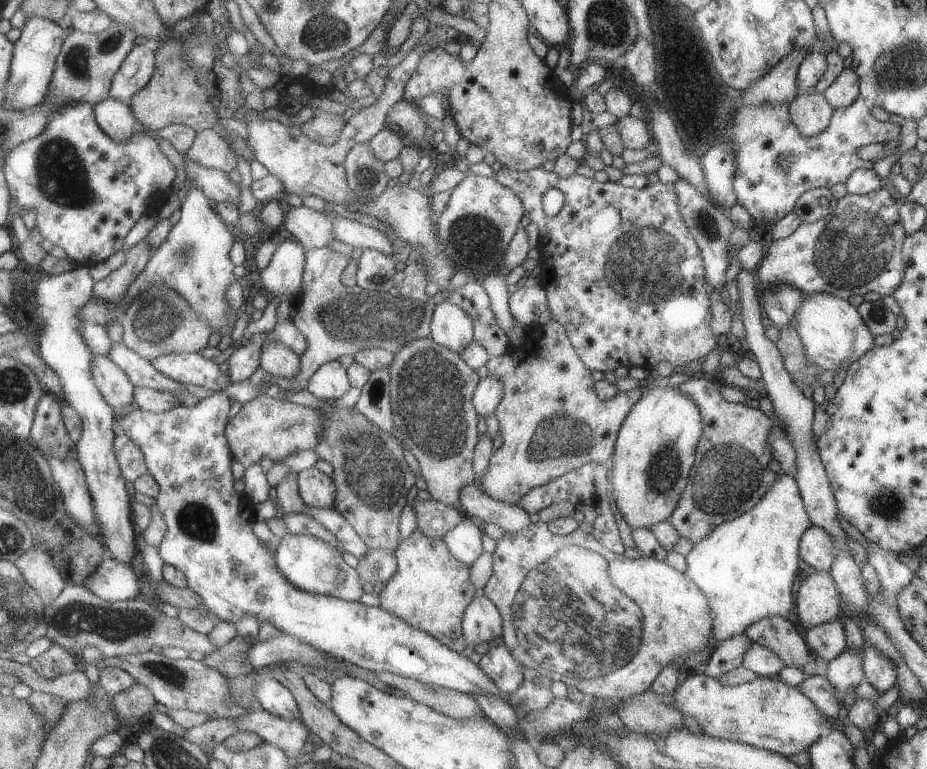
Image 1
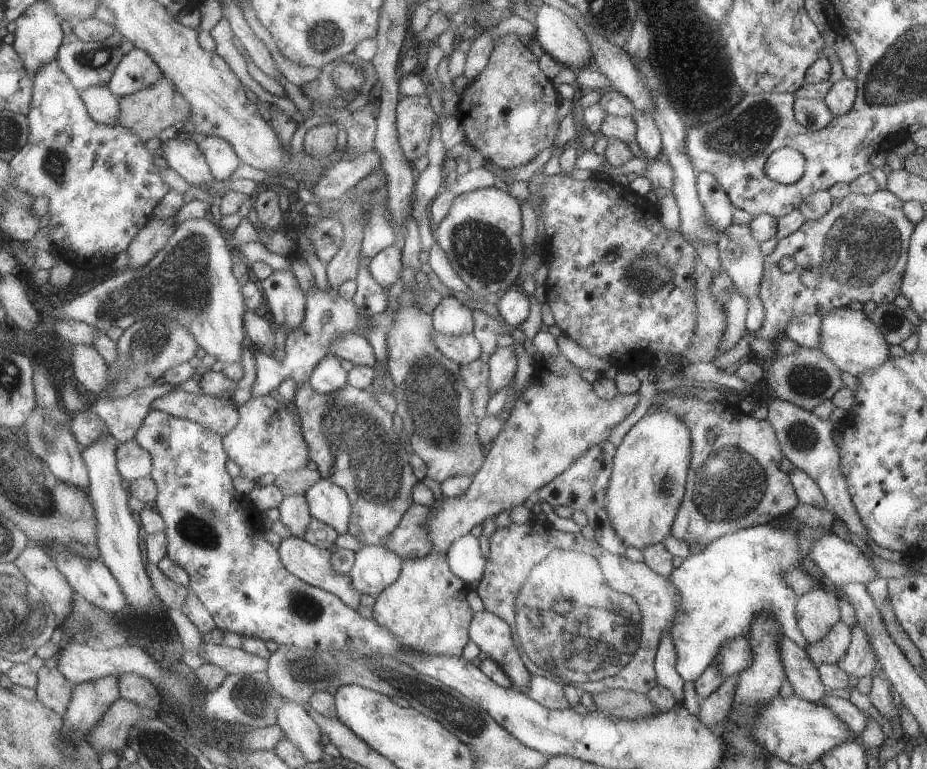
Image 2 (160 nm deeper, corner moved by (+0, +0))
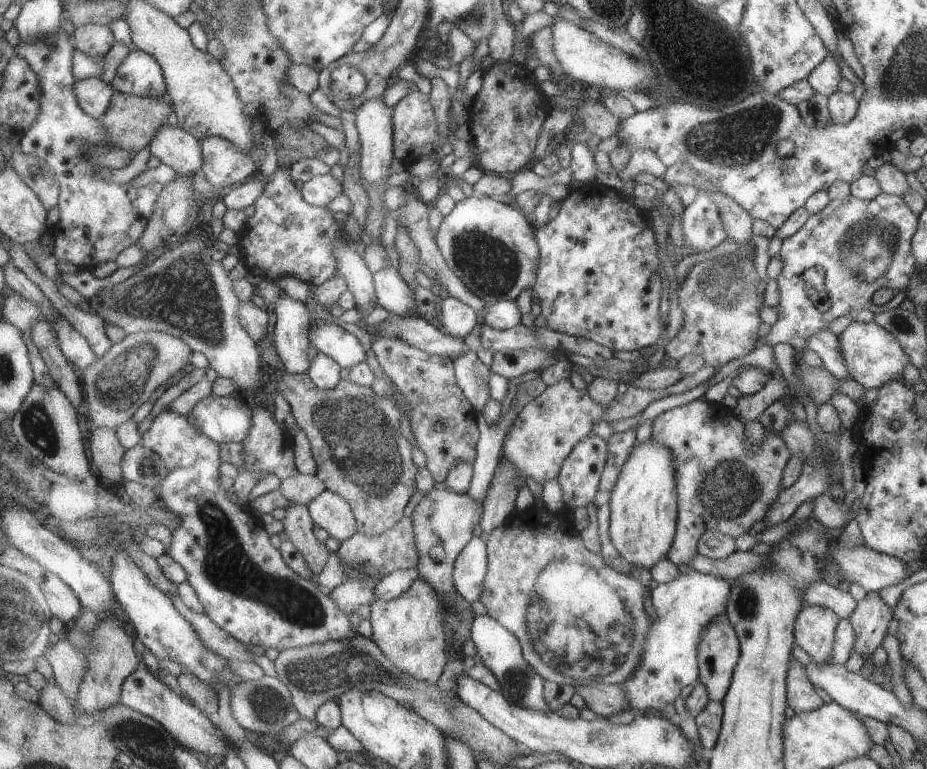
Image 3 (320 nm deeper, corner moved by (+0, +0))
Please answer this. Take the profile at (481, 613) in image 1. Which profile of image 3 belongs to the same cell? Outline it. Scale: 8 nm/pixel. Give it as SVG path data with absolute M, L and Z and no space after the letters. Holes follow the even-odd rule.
M487 614L476 618L472 627L471 639L483 663L497 676L497 681L500 682L500 692L509 701L515 705L524 705L525 708L539 710L539 712L549 711L545 700L543 700L544 679L537 676L529 664L523 660L519 642L511 632L508 632L495 618Z

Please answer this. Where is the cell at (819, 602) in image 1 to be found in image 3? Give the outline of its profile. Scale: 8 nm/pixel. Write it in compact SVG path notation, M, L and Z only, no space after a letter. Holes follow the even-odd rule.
M803 604L793 626L794 643L801 646L817 665L825 665L831 658L835 628L839 618L833 610Z

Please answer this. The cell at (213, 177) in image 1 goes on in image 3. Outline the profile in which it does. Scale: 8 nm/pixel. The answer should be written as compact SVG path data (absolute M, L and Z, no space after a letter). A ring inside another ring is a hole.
M165 125L148 148L154 157L183 176L200 173L205 162L202 144L180 125Z

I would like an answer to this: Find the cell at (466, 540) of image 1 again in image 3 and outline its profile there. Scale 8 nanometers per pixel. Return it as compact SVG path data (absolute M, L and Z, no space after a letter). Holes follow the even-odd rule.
M475 536L461 552L453 572L458 594L468 602L481 602L488 574L488 544Z

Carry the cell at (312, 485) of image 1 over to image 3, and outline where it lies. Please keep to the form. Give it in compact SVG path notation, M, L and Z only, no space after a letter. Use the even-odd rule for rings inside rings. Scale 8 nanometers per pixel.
M325 490L308 505L308 508L315 525L327 530L331 537L341 542L359 533L352 505L341 494Z

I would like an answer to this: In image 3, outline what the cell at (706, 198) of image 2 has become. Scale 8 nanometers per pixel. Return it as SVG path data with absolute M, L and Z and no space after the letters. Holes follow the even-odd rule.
M697 188L697 196L680 216L684 247L691 253L709 252L725 240L725 232L719 212L709 196L709 190L703 192Z

